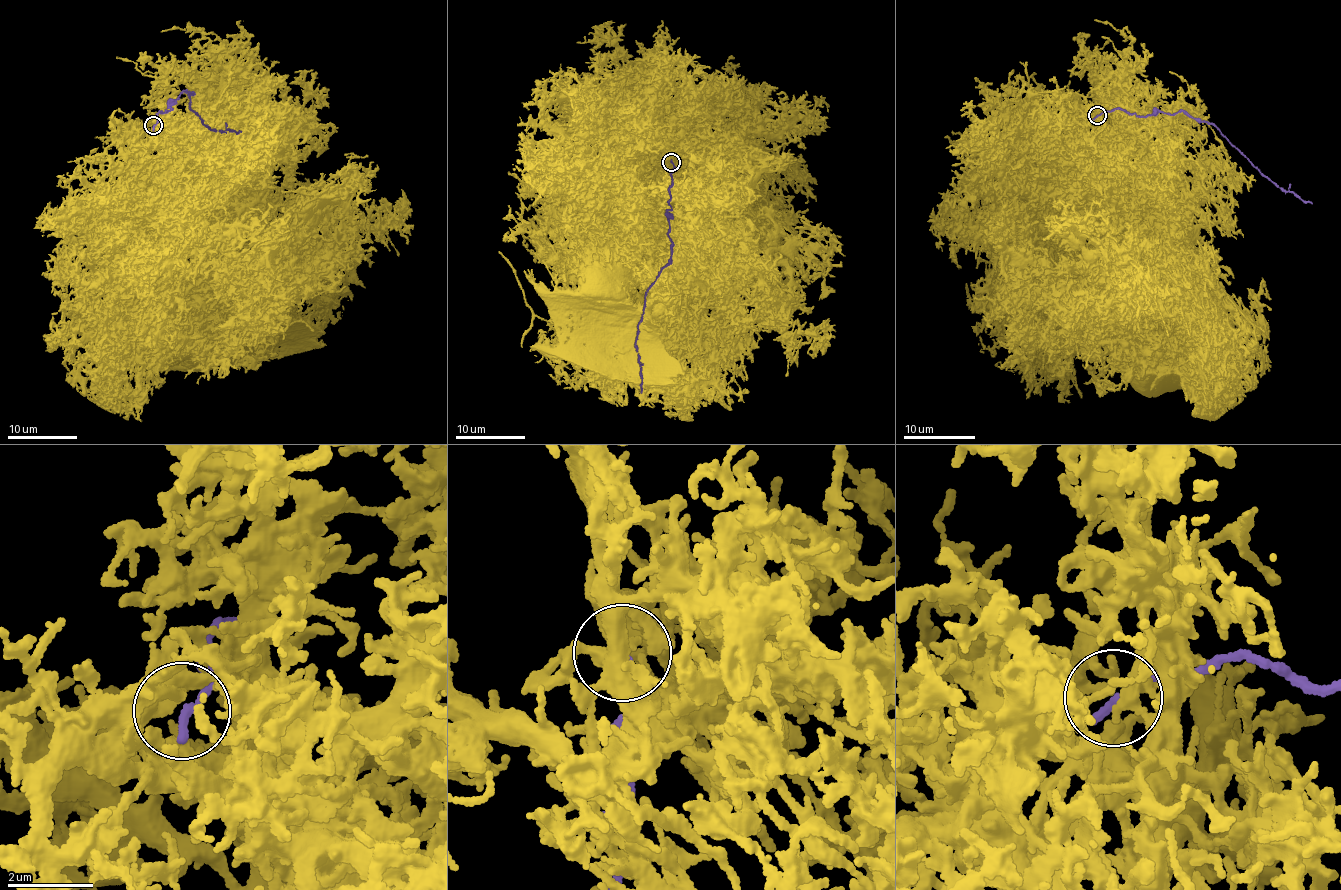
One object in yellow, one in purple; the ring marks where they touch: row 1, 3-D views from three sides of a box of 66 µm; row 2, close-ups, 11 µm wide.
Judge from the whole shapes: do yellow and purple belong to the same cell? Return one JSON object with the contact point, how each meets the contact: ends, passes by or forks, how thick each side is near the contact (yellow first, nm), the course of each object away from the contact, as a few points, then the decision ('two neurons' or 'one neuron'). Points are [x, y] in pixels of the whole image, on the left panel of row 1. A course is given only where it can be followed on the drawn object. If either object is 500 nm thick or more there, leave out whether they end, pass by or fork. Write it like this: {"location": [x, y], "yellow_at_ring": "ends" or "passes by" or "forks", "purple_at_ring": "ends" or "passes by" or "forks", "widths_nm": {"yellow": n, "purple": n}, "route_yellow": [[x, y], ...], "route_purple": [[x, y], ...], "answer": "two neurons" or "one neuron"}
{"location": [153, 125], "yellow_at_ring": "ends", "purple_at_ring": "ends", "widths_nm": {"yellow": 240, "purple": 220}, "route_yellow": [[153, 126], [153, 132], [162, 138], [163, 164], [173, 170], [180, 193], [180, 296], [192, 325]], "route_purple": [[153, 125], [156, 114], [169, 111], [187, 90], [193, 91], [190, 106], [203, 123], [219, 132], [241, 131]], "answer": "two neurons"}

